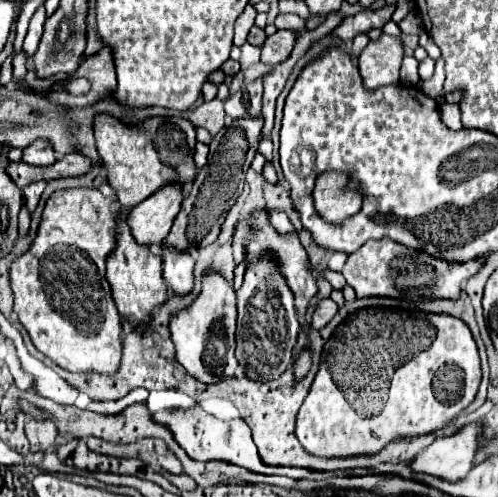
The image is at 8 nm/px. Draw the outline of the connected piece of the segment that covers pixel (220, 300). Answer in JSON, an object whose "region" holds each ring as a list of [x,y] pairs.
{"region":[[[207,273],[203,277],[203,291],[189,309],[183,309],[171,319],[171,337],[177,349],[177,361],[205,385],[213,385],[221,379],[235,377],[235,319],[237,319],[237,299],[233,285],[227,283],[217,273]]]}

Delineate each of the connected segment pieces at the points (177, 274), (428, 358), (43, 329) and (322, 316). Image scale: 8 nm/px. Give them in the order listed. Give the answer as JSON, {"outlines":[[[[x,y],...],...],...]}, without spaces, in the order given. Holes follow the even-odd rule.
{"outlines":[[[[161,247],[161,255],[163,255],[163,277],[169,285],[169,289],[175,295],[189,295],[193,291],[193,267],[195,267],[195,259],[191,257],[191,253],[171,253],[171,249],[163,249]]],[[[357,311],[351,317],[347,317],[347,321],[343,325],[339,325],[339,329],[335,331],[335,335],[327,341],[325,345],[325,355],[323,355],[323,363],[319,367],[319,373],[311,385],[311,391],[305,399],[305,403],[299,409],[297,415],[297,425],[295,425],[295,435],[299,439],[299,443],[303,445],[303,449],[315,457],[359,457],[359,455],[375,455],[379,453],[383,447],[387,447],[393,439],[409,439],[409,437],[419,437],[419,435],[427,435],[427,433],[435,433],[437,429],[443,429],[445,425],[449,425],[467,405],[471,405],[471,401],[477,395],[479,383],[481,383],[481,363],[479,363],[479,353],[477,353],[477,345],[475,339],[469,331],[469,327],[455,317],[447,317],[447,315],[431,315],[431,313],[415,313],[415,311],[397,311],[401,313],[401,317],[373,317],[373,313],[367,311]],[[377,323],[385,323],[383,329],[373,329]]],[[[61,189],[61,191],[55,191],[47,203],[45,203],[45,209],[43,209],[43,219],[41,219],[41,225],[39,225],[39,233],[31,245],[31,249],[21,255],[17,261],[13,261],[11,265],[11,289],[13,289],[13,295],[15,295],[15,313],[17,313],[17,319],[19,323],[27,329],[33,345],[43,353],[47,355],[51,361],[55,361],[61,369],[67,369],[71,373],[97,373],[97,375],[115,375],[117,369],[119,369],[119,361],[121,361],[121,317],[115,309],[115,303],[111,301],[111,289],[107,285],[107,277],[105,277],[105,263],[107,263],[107,257],[115,251],[115,231],[117,231],[117,217],[119,217],[119,211],[113,209],[113,201],[103,197],[99,189]]],[[[321,299],[319,307],[317,307],[315,313],[313,313],[311,327],[313,327],[313,329],[323,329],[323,327],[325,327],[333,317],[335,317],[337,309],[339,309],[339,307],[335,305],[333,299]]]]}

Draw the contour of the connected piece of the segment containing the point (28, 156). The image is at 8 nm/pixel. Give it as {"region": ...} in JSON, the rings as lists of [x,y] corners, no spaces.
{"region":[[[39,139],[39,141],[35,141],[23,149],[21,161],[29,163],[29,165],[37,165],[37,167],[47,167],[47,165],[55,163],[55,155],[53,155],[51,145],[47,141]]]}

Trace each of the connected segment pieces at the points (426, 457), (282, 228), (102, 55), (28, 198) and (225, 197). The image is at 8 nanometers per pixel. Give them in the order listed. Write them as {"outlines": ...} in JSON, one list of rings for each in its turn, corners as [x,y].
{"outlines":[[[[481,421],[465,425],[459,433],[451,437],[435,439],[427,449],[423,449],[411,463],[413,473],[435,475],[445,481],[461,481],[473,467],[475,443],[479,443]]],[[[279,209],[271,211],[271,223],[275,225],[275,229],[279,229],[279,233],[291,233],[293,231],[293,225],[291,225],[289,217]]],[[[105,47],[99,53],[88,57],[73,76],[86,78],[91,84],[89,91],[77,97],[67,93],[67,99],[63,99],[63,91],[53,91],[49,95],[49,101],[69,105],[69,107],[75,107],[75,105],[87,107],[99,99],[105,99],[111,93],[111,89],[115,89],[115,65],[113,65],[111,51]]],[[[35,181],[27,187],[23,187],[23,197],[25,197],[25,205],[27,205],[29,213],[33,213],[35,207],[39,205],[39,199],[41,199],[41,193],[43,193],[45,185],[47,185],[45,181]]],[[[259,117],[259,121],[235,121],[231,127],[221,129],[213,137],[213,141],[209,145],[211,153],[209,153],[207,165],[199,171],[189,193],[185,193],[181,211],[175,217],[175,223],[169,231],[169,235],[163,239],[163,245],[175,247],[177,251],[189,251],[191,247],[209,245],[219,237],[227,211],[235,205],[237,197],[243,191],[243,163],[245,163],[247,151],[257,149],[259,141],[261,141],[259,139],[261,127],[263,127],[261,117]]]]}

